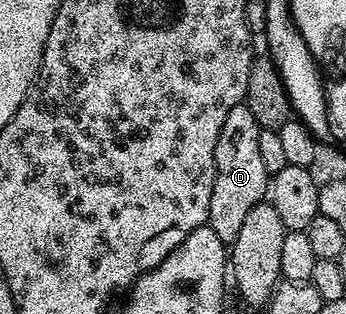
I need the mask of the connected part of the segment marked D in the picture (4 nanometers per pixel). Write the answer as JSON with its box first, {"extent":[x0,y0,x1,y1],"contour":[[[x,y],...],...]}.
{"extent":[207,105,270,245],"contour":[[[241,105],[230,109],[222,125],[222,133],[218,133],[214,193],[210,197],[207,226],[212,227],[214,233],[218,233],[225,245],[230,245],[236,240],[238,229],[242,229],[242,221],[246,221],[250,209],[265,202],[270,191],[270,176],[266,165],[262,165],[262,157],[258,150],[261,130],[258,121],[254,121],[254,113],[250,113],[246,105]]]}

